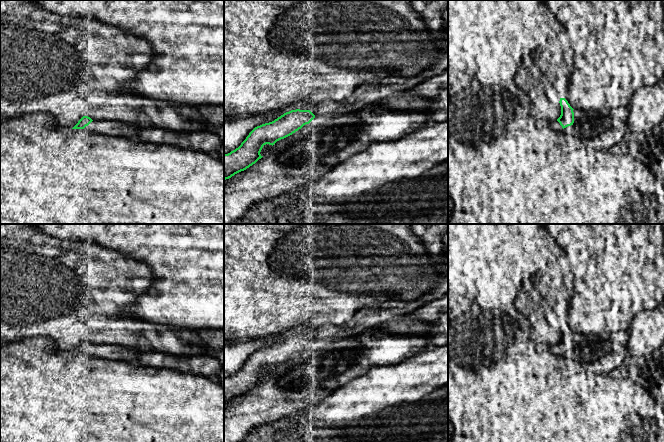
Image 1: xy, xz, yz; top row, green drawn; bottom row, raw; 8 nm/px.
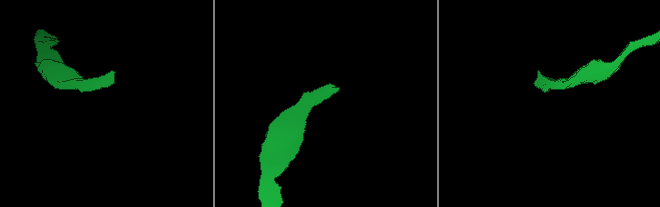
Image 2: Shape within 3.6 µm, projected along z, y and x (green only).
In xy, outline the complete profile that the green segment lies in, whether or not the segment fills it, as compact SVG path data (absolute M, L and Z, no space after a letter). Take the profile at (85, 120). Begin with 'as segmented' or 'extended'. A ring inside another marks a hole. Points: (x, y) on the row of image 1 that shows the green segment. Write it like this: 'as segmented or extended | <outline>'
extended | M83 116L72 129L84 129L88 127L92 132L103 135L121 135L131 139L140 138L140 128L117 120L92 120L88 116Z

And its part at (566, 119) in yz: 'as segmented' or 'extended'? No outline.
extended

